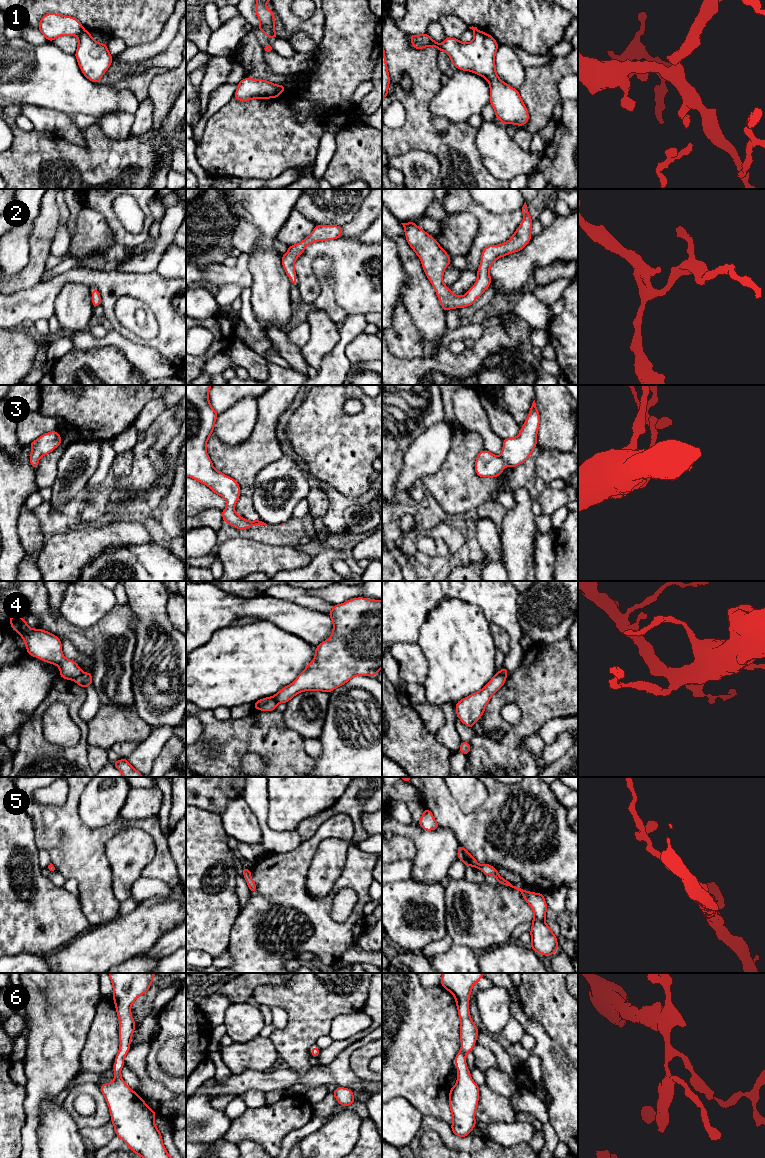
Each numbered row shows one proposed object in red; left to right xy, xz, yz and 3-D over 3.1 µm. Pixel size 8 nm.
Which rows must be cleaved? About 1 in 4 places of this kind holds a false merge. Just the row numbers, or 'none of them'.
1, 4

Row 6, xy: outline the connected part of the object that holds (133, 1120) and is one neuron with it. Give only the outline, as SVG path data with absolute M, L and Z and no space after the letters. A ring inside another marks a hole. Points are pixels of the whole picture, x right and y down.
M108 973L113 986L113 999L120 1021L119 1052L113 1067L115 1078L100 1085L116 1135L142 1158L171 1158L163 1144L154 1119L156 1113L122 1079L121 1069L130 1048L135 1020L131 1016L132 1003L146 993L155 973Z

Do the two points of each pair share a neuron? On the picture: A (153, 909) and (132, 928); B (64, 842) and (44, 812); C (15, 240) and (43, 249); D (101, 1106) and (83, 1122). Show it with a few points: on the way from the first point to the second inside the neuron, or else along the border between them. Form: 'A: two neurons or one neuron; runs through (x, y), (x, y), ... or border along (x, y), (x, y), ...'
A: one neuron; runs through (148, 914), (137, 925)
B: one neuron; runs through (63, 835), (47, 819)
C: two neurons; border along (31, 230), (29, 235), (29, 260), (23, 267)
D: one neuron; runs through (101, 1112), (92, 1121), (89, 1121)

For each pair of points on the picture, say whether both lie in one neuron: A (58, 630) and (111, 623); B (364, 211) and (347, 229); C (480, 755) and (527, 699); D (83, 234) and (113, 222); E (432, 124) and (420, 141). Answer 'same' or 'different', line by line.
A: same
B: same
C: same
D: different
E: same

